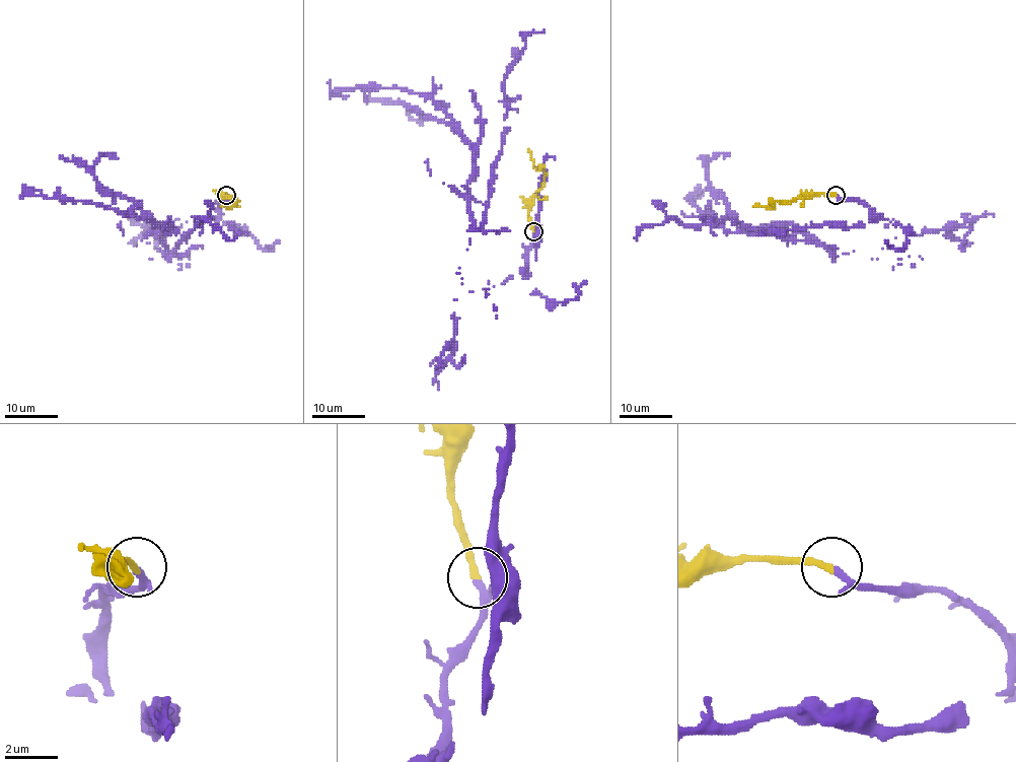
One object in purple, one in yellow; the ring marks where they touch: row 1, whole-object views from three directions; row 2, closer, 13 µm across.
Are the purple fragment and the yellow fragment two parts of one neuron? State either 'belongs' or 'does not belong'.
belongs

